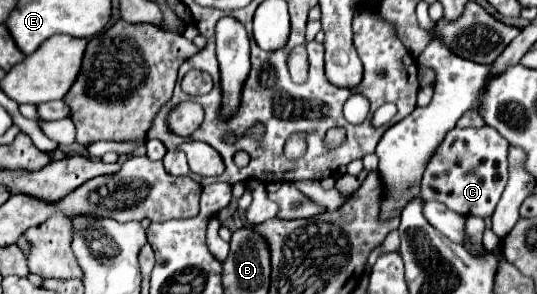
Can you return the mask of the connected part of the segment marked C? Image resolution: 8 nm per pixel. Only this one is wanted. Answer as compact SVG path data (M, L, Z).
M453 128L431 158L423 182L421 198L437 200L461 216L491 218L507 184L509 142L493 128Z

